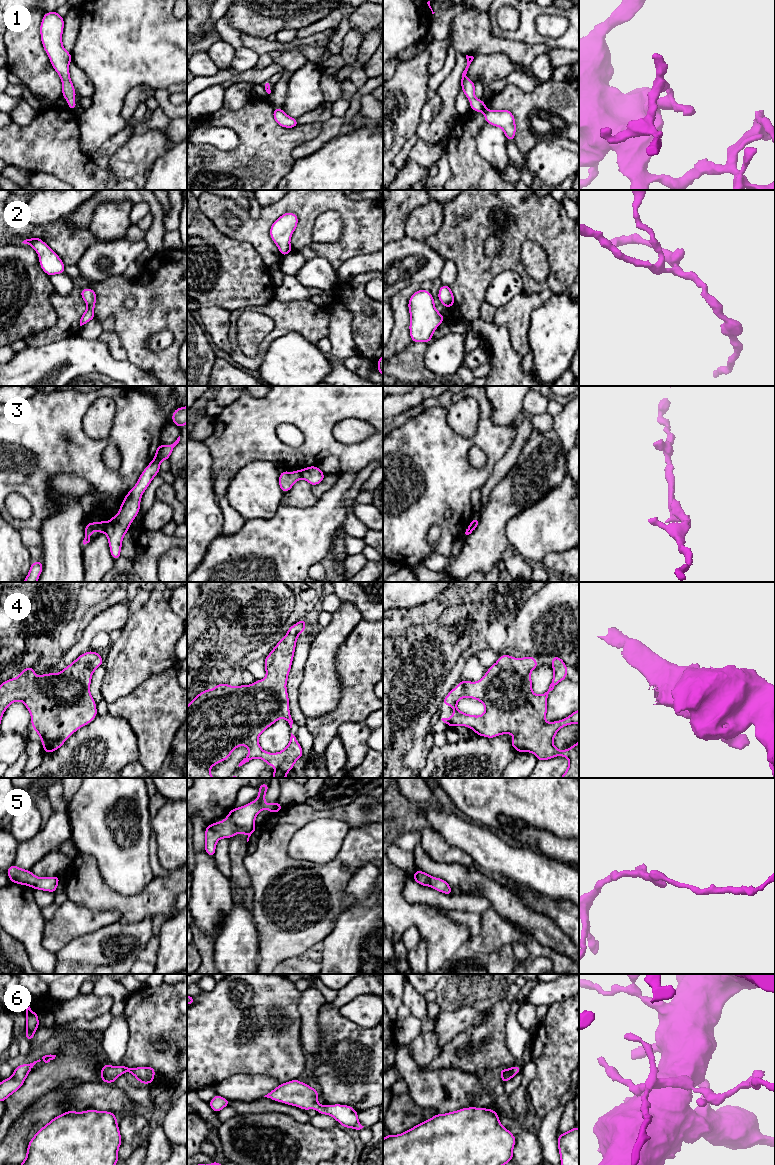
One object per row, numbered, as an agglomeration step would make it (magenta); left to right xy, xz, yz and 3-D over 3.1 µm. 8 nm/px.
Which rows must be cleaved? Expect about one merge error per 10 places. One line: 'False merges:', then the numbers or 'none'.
False merges: 3

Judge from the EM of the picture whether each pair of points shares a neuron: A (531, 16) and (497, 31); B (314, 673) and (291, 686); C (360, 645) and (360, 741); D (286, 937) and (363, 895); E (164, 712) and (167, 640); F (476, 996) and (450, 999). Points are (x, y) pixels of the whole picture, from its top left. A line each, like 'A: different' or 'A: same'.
A: same
B: different
C: different
D: different
E: different
F: same

